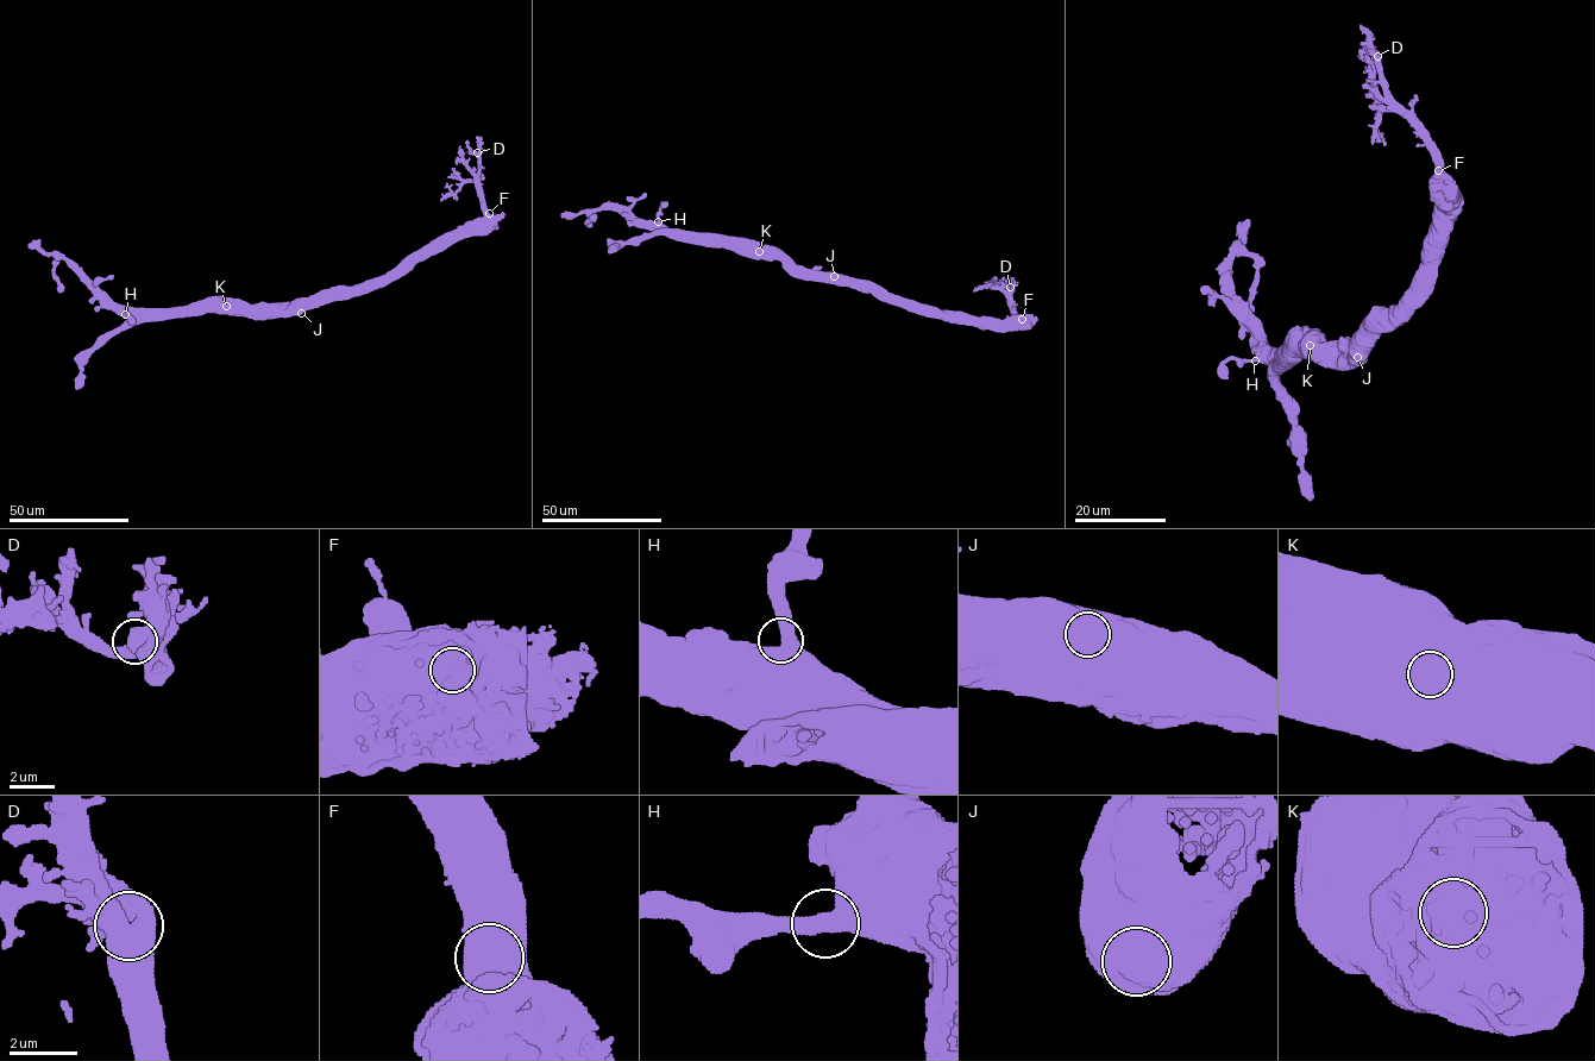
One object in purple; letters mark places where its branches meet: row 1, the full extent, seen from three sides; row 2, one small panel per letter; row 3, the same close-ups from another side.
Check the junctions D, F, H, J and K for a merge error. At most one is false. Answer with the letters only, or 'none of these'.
none of these

